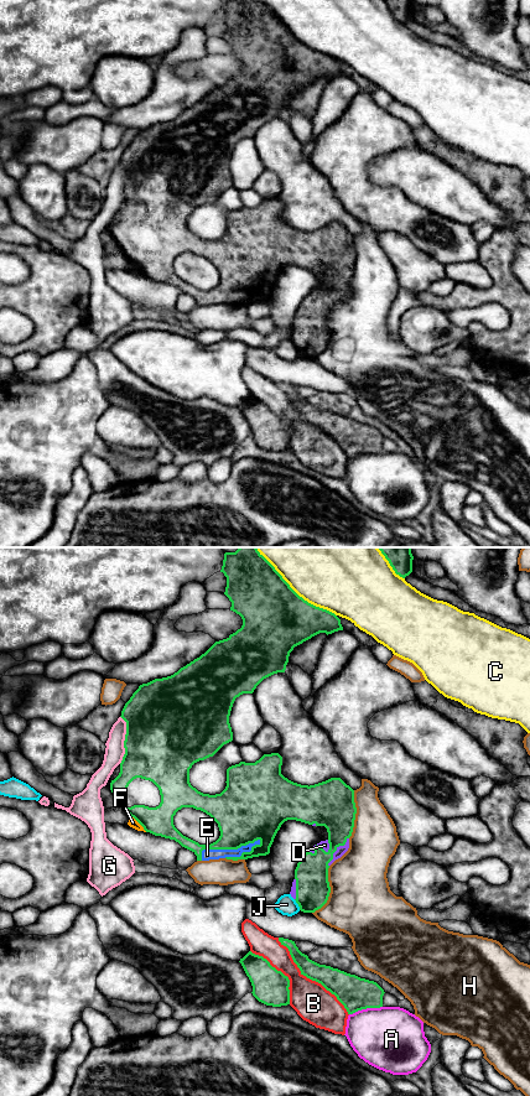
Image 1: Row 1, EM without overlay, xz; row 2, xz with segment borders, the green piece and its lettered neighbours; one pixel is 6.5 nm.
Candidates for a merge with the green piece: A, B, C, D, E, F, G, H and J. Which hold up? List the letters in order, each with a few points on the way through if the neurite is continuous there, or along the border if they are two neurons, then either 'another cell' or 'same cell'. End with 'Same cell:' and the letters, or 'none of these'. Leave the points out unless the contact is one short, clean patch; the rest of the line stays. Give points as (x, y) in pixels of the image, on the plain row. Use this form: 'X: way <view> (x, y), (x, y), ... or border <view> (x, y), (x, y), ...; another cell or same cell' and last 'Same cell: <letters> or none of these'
A: another cell
B: another cell
C: another cell
D: same cell
E: way xz (244, 260), (243, 278), (227, 294), (211, 296), (207, 300); same cell
F: another cell
G: another cell
H: another cell
J: another cell
Same cell: D, E

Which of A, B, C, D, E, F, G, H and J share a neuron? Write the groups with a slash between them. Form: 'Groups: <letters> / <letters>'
Groups: A / B / C / D E / F / G / H / J

